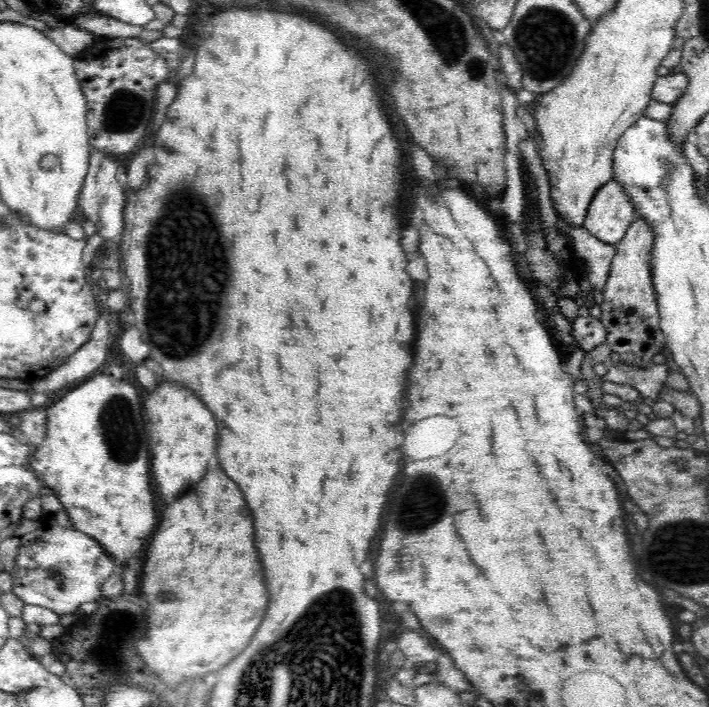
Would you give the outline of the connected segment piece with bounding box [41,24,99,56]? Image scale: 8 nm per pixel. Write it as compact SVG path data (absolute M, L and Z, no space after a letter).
M66 24L63 28L52 28L41 32L52 42L55 42L66 54L74 56L78 51L92 46L98 36L84 29L76 30L73 24Z

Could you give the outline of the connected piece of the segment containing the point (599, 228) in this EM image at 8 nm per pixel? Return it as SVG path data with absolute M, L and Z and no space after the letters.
M612 178L592 198L583 227L598 240L616 246L636 216L628 195Z

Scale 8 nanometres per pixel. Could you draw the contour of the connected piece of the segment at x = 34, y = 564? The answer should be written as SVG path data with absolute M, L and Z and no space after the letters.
M64 507L47 520L49 523L20 537L21 546L10 572L12 591L25 604L43 606L59 615L76 613L84 602L102 597L102 583L117 571L114 557L96 539L76 530Z

